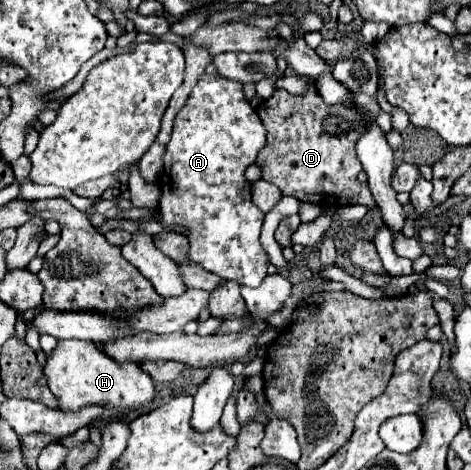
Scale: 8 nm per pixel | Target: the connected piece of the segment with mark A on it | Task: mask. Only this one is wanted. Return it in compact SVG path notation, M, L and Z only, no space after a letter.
M203 74L187 98L185 106L175 116L173 136L167 144L165 152L165 170L159 178L161 200L159 200L159 220L163 230L175 232L177 226L185 228L185 236L189 238L189 262L201 266L207 272L219 274L225 280L235 280L241 286L259 286L267 276L269 256L259 242L263 212L251 200L251 182L245 178L247 166L255 164L257 152L265 144L263 122L257 112L245 100L243 86L239 82L227 82L227 78Z

